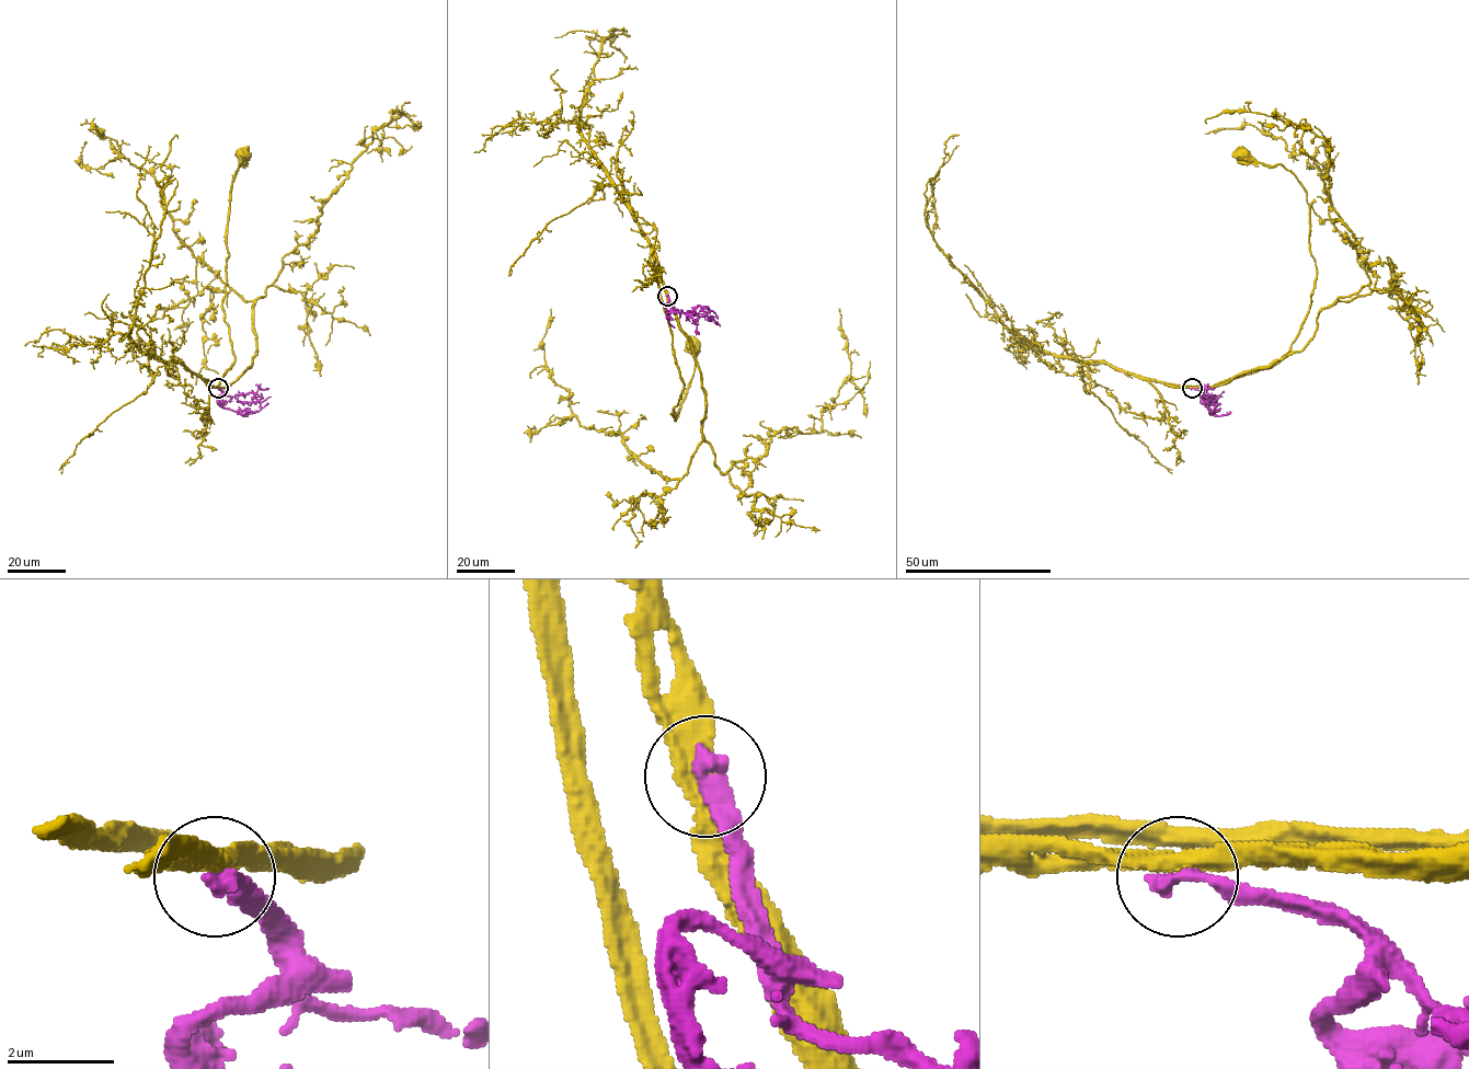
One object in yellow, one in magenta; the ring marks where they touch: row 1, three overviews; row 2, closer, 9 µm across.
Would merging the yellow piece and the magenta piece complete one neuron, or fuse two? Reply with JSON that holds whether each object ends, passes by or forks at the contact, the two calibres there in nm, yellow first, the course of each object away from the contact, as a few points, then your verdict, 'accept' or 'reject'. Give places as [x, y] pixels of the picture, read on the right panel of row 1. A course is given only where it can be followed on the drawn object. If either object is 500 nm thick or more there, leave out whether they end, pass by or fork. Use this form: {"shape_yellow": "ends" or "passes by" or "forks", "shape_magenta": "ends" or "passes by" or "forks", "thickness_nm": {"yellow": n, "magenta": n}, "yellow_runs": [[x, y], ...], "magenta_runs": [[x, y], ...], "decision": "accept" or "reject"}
{"shape_yellow": "passes by", "shape_magenta": "ends", "thickness_nm": {"yellow": 420, "magenta": 360}, "yellow_runs": [[1192, 388], [1157, 381], [1214, 386], [1273, 367], [1297, 334], [1316, 283], [1305, 188], [1281, 163], [1242, 154]], "magenta_runs": [[1192, 388], [1201, 390], [1201, 397], [1214, 395], [1209, 414], [1214, 402], [1223, 397]], "decision": "reject"}

